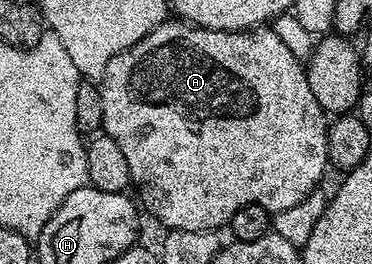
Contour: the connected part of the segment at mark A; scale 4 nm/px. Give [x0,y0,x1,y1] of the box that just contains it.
[99,20,330,231]

